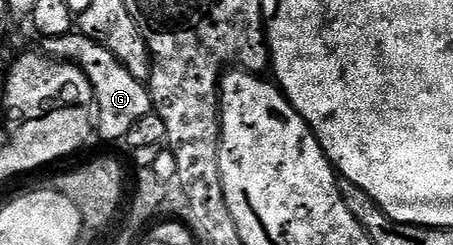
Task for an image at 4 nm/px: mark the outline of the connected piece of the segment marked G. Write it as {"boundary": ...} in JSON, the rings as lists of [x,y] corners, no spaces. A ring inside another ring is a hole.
{"boundary":[[[73,31],[61,37],[49,37],[43,42],[43,52],[47,56],[79,67],[90,79],[94,98],[94,129],[104,141],[123,142],[127,138],[130,127],[142,119],[142,115],[153,112],[152,96],[148,93],[145,82],[134,79],[106,47],[99,45],[94,39]]]}

